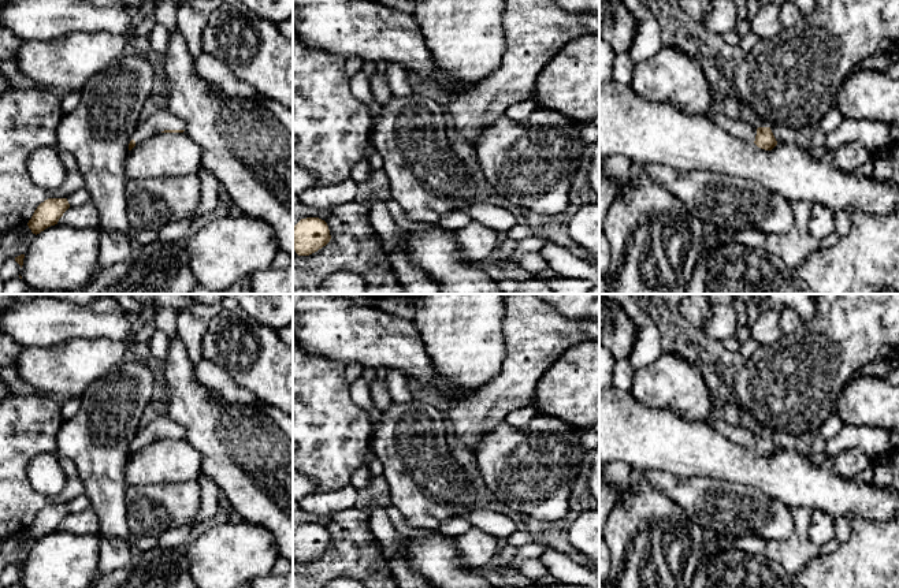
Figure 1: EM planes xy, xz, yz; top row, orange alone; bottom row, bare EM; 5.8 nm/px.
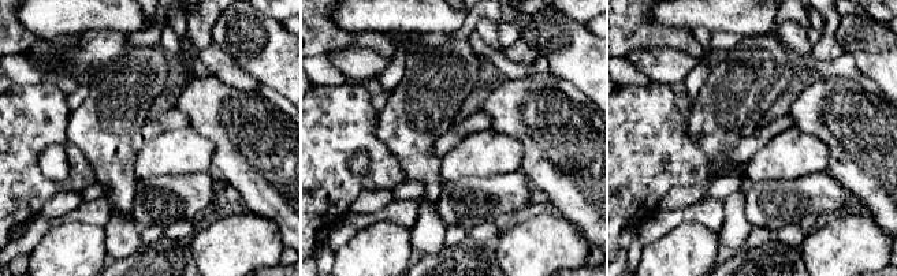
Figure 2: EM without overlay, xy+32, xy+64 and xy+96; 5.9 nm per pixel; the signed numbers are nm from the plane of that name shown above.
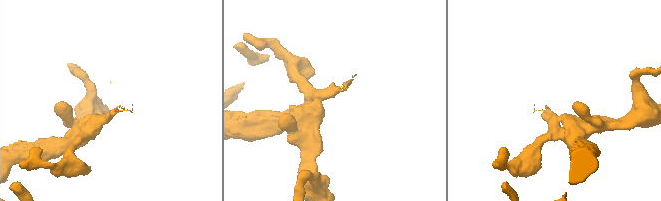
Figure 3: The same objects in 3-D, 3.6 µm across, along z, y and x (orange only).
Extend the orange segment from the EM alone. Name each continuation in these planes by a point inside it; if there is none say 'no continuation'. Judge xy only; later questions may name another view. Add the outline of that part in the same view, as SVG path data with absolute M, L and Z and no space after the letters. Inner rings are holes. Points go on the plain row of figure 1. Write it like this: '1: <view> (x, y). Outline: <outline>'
1: xy (162, 427). Outline: M163 416L148 427L140 429L134 438L133 446L142 449L164 436L185 436L185 428L167 416Z

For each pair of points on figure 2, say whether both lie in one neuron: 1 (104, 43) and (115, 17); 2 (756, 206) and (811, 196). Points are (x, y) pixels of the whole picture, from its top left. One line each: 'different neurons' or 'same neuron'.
1: different neurons
2: same neuron

